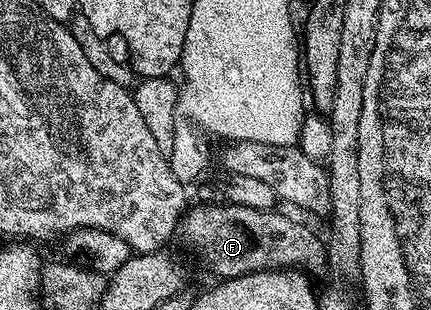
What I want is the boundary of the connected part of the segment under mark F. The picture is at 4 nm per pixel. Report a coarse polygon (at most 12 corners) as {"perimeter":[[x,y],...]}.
{"perimeter":[[280,210],[184,211],[178,235],[219,278],[323,272],[327,250]]}

